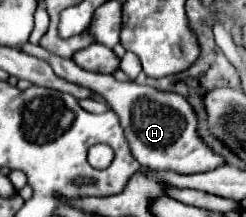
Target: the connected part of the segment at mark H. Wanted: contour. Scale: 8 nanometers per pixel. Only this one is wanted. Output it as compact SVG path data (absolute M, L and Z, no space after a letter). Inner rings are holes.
M26 42L22 50L46 60L52 66L54 74L58 74L60 78L76 82L78 86L86 86L88 90L94 90L100 98L104 98L110 110L114 110L114 114L122 122L126 142L130 142L130 154L134 154L134 158L142 166L150 166L150 170L174 170L176 174L200 174L216 170L218 166L226 164L226 160L218 156L200 138L196 110L190 106L186 98L182 98L182 94L154 90L152 86L140 86L134 80L118 82L108 74L82 70L70 58L58 58L30 42Z

